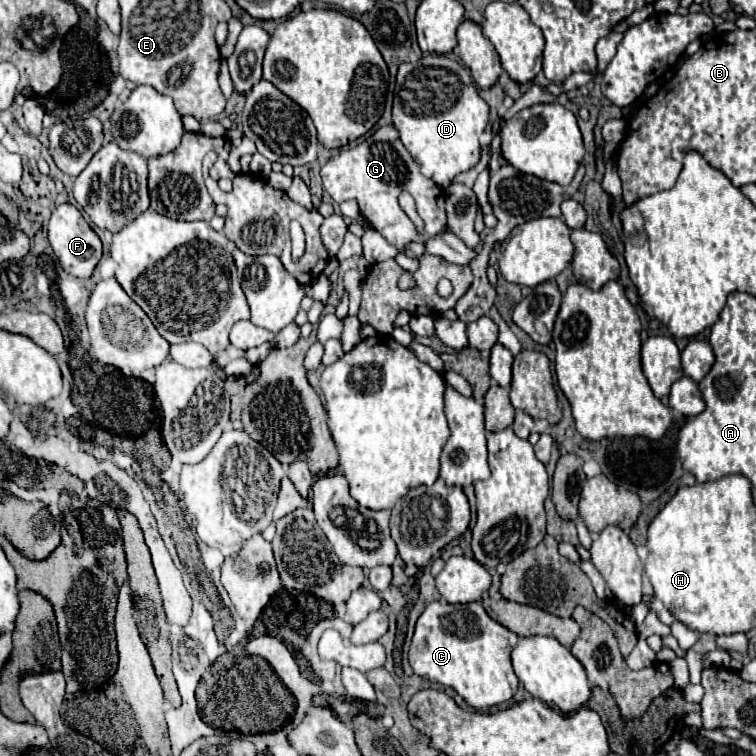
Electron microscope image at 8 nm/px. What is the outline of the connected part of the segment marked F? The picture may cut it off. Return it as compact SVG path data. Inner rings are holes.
M61 204L55 208L51 222L49 222L49 242L63 270L77 278L89 278L103 252L99 236L93 232L93 228L87 224L83 214L73 204Z

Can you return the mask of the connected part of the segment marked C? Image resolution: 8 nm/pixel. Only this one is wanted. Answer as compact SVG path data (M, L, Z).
M437 600L417 620L409 664L417 676L453 688L471 708L483 712L511 700L519 688L519 678L511 666L511 650L517 640L519 636L495 622L481 602L449 604Z

